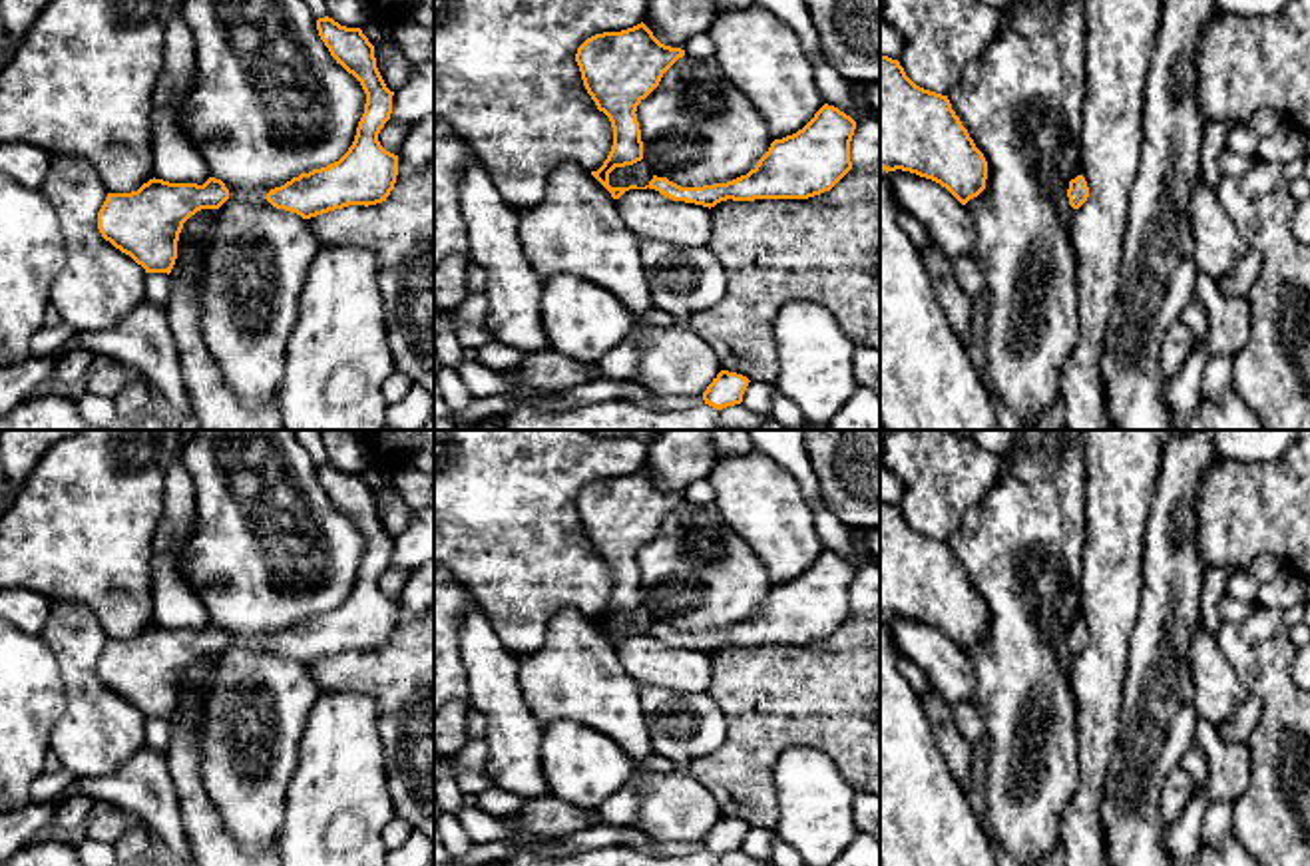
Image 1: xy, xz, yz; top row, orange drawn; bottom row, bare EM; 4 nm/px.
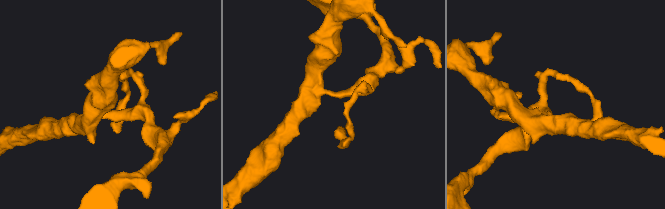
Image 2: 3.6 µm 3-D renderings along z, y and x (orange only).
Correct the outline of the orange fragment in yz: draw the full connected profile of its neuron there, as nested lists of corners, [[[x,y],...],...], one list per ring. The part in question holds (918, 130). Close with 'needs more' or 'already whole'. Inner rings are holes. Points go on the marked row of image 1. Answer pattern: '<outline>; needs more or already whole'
[[[880,56],[880,167],[932,179],[962,205],[978,197],[987,179],[987,161],[948,96],[916,86],[888,56]]]; already whole

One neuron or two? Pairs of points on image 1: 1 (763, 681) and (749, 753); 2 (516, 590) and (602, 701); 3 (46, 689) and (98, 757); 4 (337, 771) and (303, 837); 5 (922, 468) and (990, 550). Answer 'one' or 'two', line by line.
1: one
2: two
3: two
4: one
5: two

